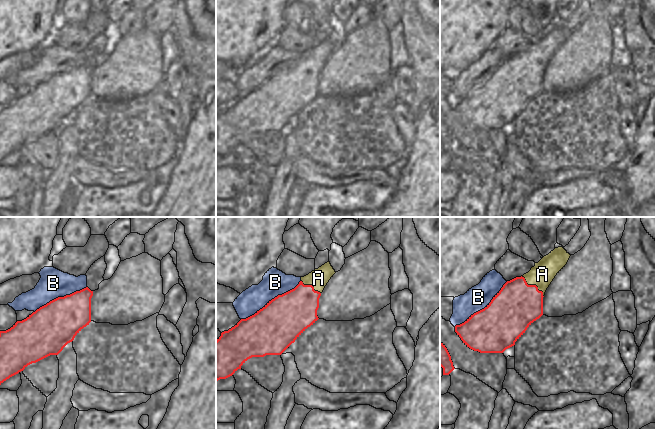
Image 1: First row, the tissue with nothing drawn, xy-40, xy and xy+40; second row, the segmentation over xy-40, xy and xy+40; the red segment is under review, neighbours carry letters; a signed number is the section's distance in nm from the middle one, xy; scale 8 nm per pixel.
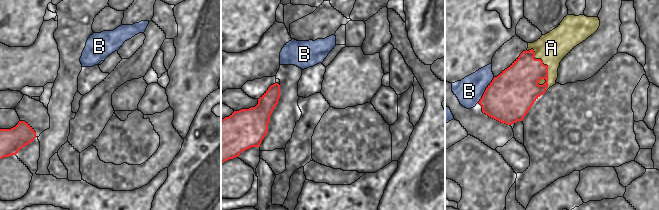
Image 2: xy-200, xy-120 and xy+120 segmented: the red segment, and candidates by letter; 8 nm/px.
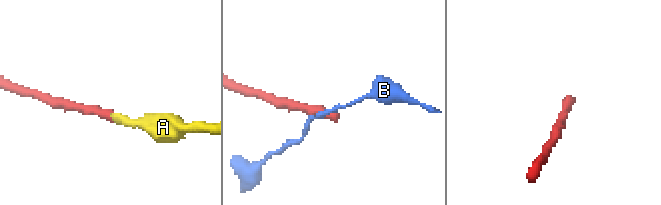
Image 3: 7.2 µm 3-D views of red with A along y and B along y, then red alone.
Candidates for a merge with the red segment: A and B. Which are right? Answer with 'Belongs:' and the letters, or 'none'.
Belongs: A

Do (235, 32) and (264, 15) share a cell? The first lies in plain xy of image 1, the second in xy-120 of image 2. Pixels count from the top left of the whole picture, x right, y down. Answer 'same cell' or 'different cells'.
same cell

